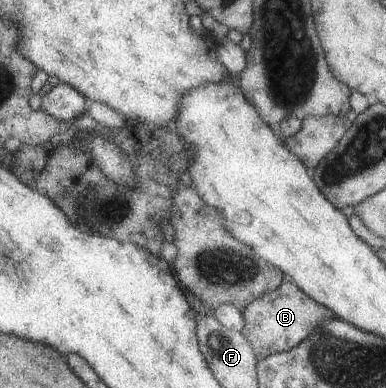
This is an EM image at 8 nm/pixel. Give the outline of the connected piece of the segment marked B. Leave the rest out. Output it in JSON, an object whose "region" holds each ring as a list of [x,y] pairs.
{"region":[[[283,275],[282,284],[276,290],[265,292],[249,302],[241,313],[244,326],[239,330],[240,334],[250,342],[255,359],[259,361],[268,355],[287,351],[296,346],[303,338],[310,336],[310,332],[318,326],[318,322],[326,318],[330,312],[306,296],[294,282]]]}

